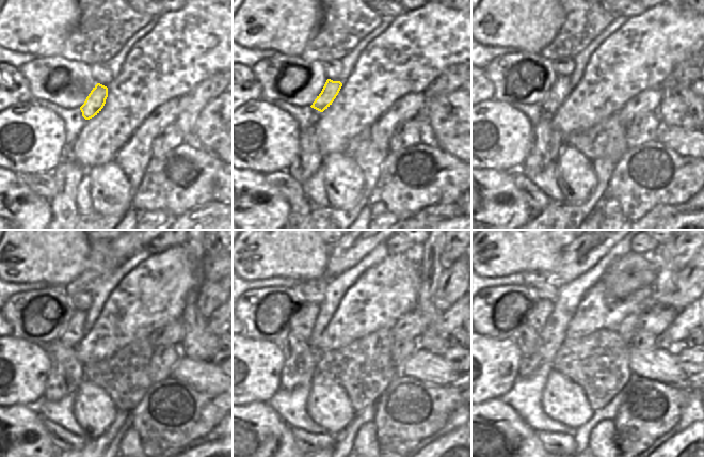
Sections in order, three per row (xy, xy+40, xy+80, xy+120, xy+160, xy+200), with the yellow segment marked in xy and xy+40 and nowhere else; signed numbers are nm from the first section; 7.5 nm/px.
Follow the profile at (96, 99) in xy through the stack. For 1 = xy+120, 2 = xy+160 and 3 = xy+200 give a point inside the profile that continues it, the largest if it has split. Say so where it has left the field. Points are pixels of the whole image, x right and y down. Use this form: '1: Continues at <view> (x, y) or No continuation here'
1: Continues at xy+120 (75, 332)
2: Continues at xy+160 (302, 324)
3: Continues at xy+200 (544, 308)

